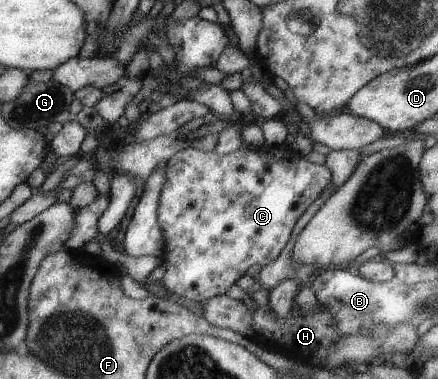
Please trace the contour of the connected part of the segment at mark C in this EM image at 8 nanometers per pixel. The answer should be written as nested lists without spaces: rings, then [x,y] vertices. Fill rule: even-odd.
[[[190,145],[176,152],[174,157],[170,157],[166,164],[166,185],[162,187],[162,191],[160,192],[157,209],[158,219],[166,239],[166,247],[162,255],[162,268],[166,270],[163,277],[164,287],[176,293],[176,295],[188,297],[192,301],[202,302],[214,296],[224,295],[238,279],[246,275],[246,271],[248,271],[251,265],[258,263],[258,265],[264,267],[271,261],[276,261],[278,255],[282,253],[282,250],[286,247],[288,241],[290,241],[296,222],[302,217],[304,211],[320,197],[322,191],[324,191],[331,181],[331,171],[326,165],[314,164],[304,158],[302,154],[293,148],[284,151],[284,148],[276,146],[257,149],[256,151],[246,149],[246,147],[242,146],[228,155],[218,155],[213,151],[209,152],[191,148]]]

